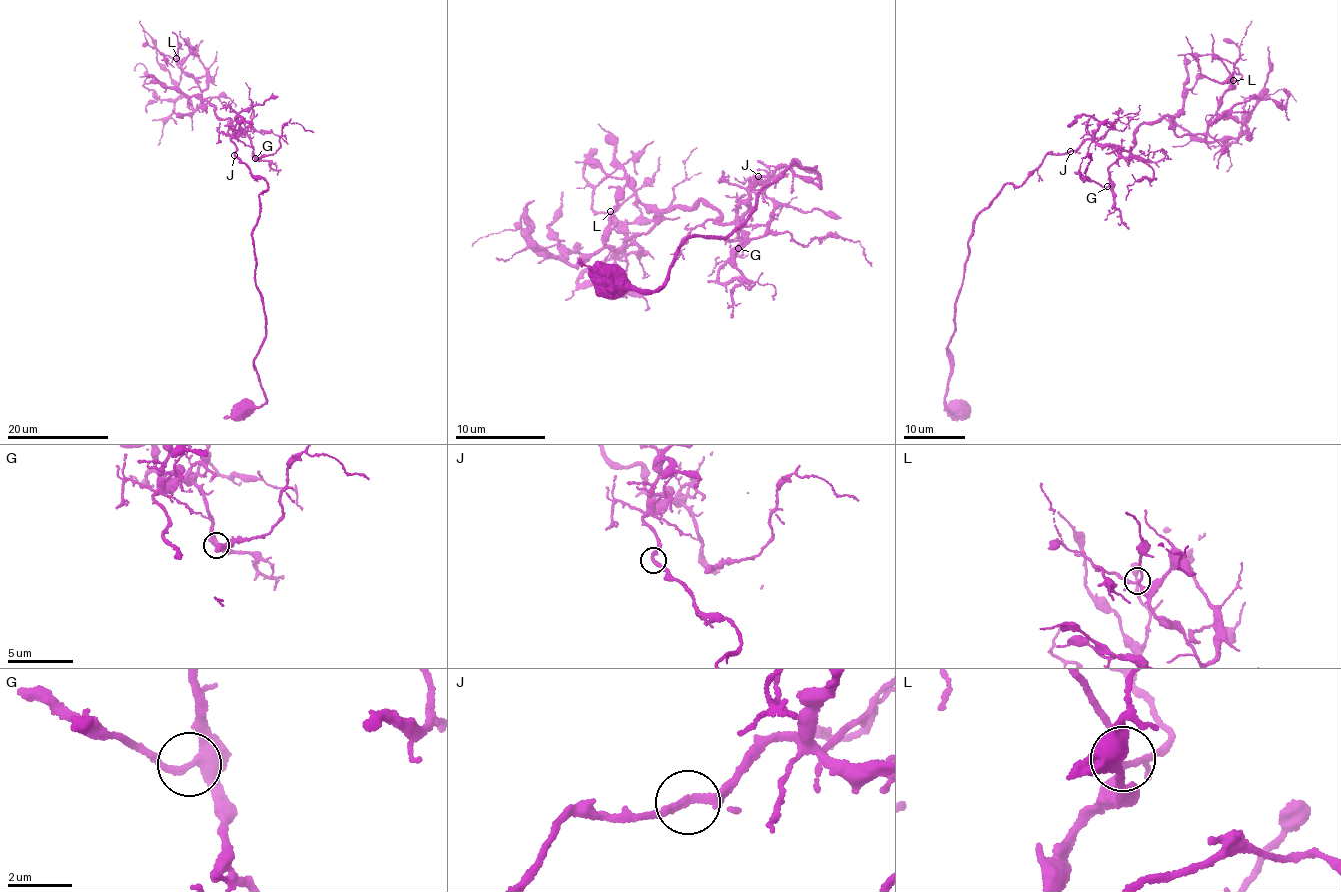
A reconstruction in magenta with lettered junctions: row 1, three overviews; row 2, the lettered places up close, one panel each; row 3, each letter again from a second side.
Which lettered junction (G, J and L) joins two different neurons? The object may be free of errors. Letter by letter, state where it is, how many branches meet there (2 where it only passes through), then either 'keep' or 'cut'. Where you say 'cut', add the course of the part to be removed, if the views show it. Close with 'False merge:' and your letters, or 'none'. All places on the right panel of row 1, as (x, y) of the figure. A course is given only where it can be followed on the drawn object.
G: place (1107, 186); branches 3; keep
J: place (1070, 151); branches 3; keep
L: place (1233, 80); branches 3; keep
False merge: none

